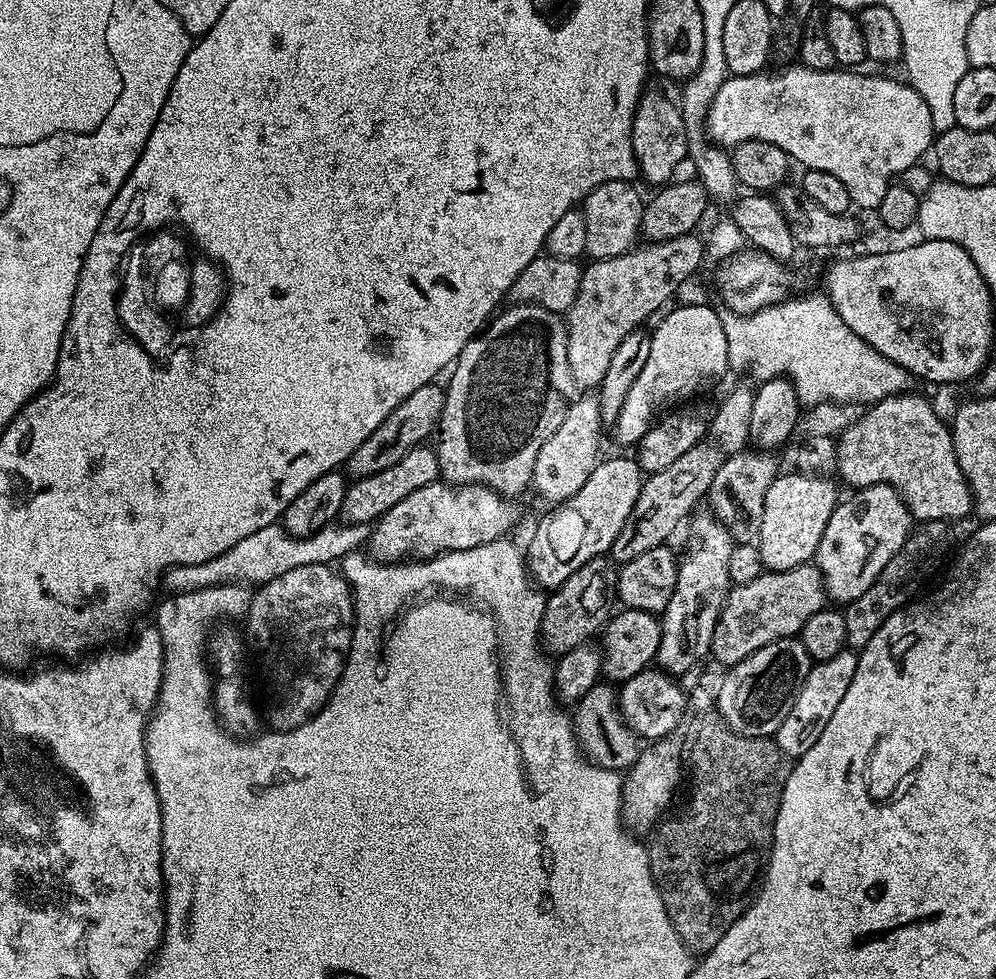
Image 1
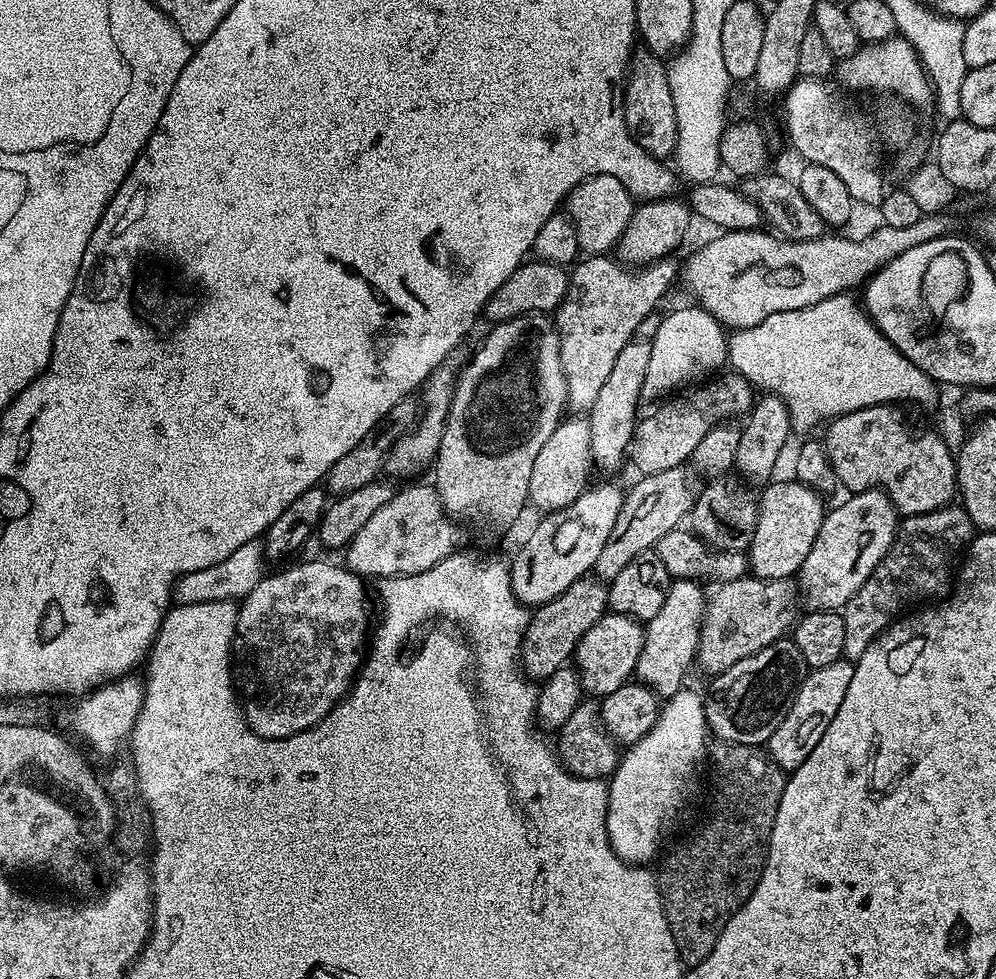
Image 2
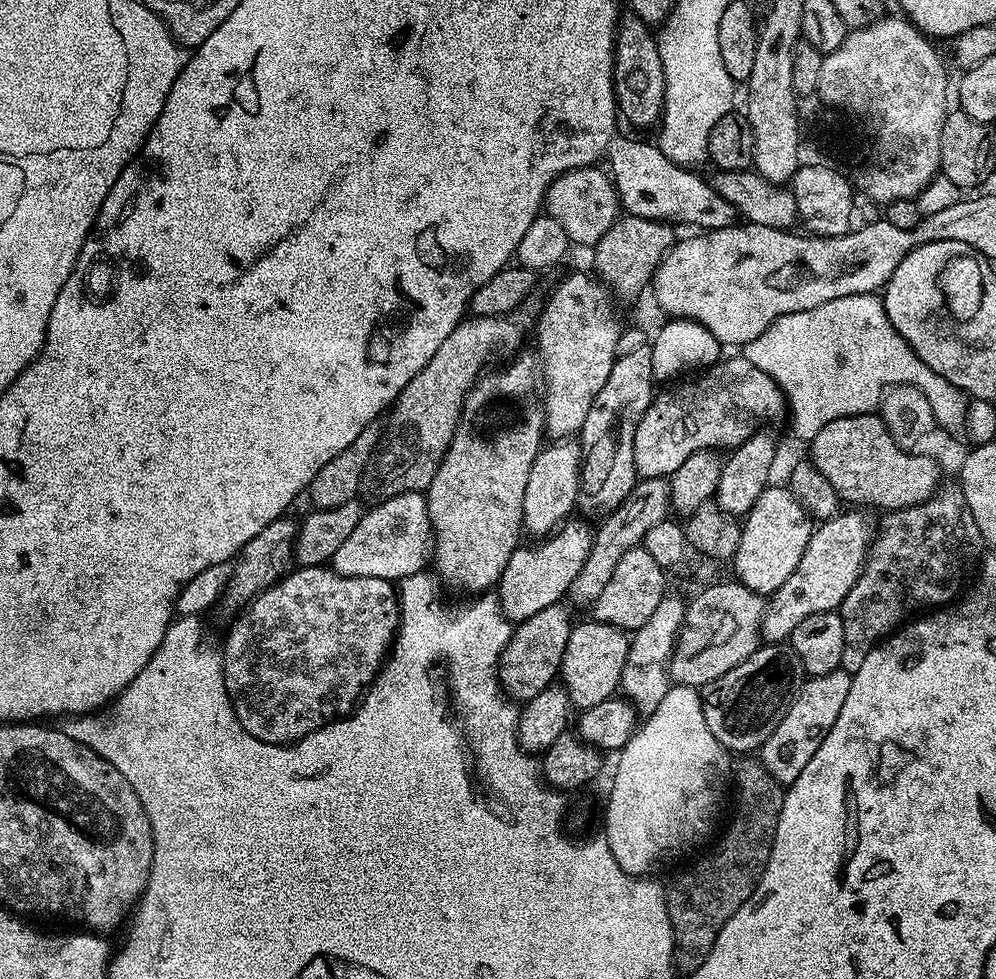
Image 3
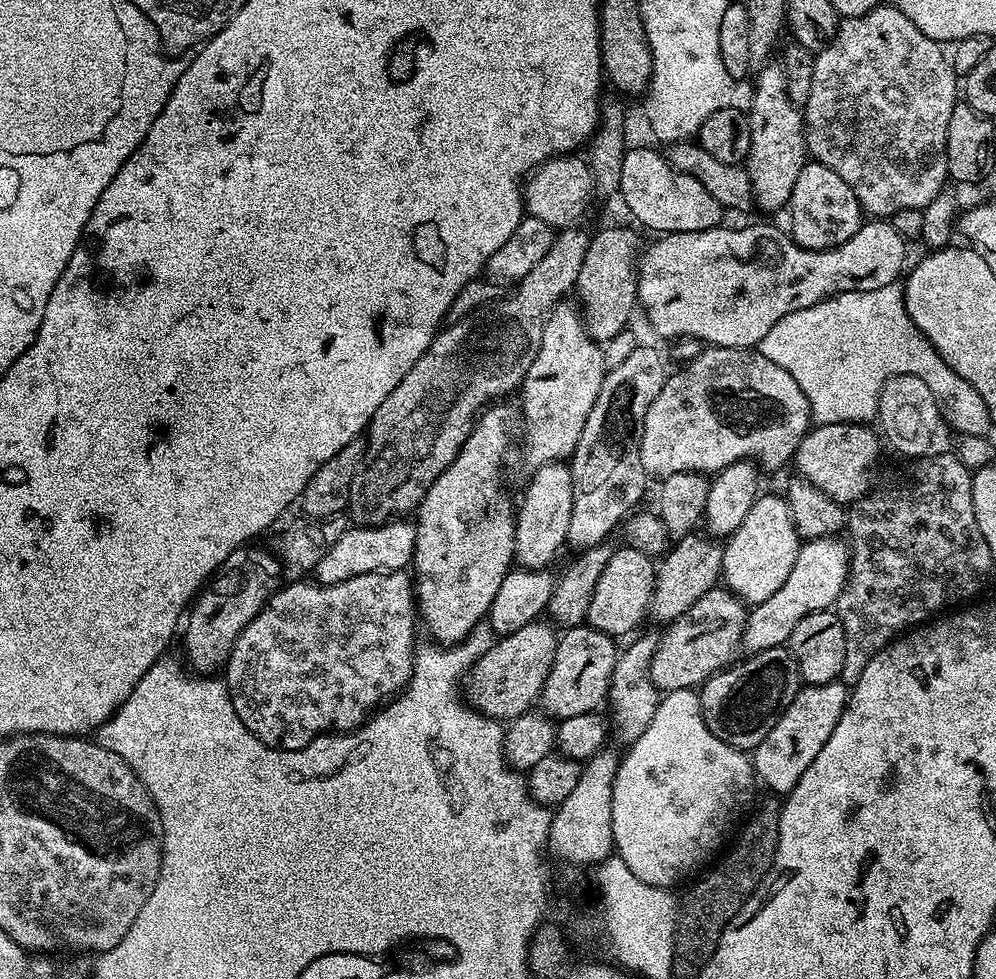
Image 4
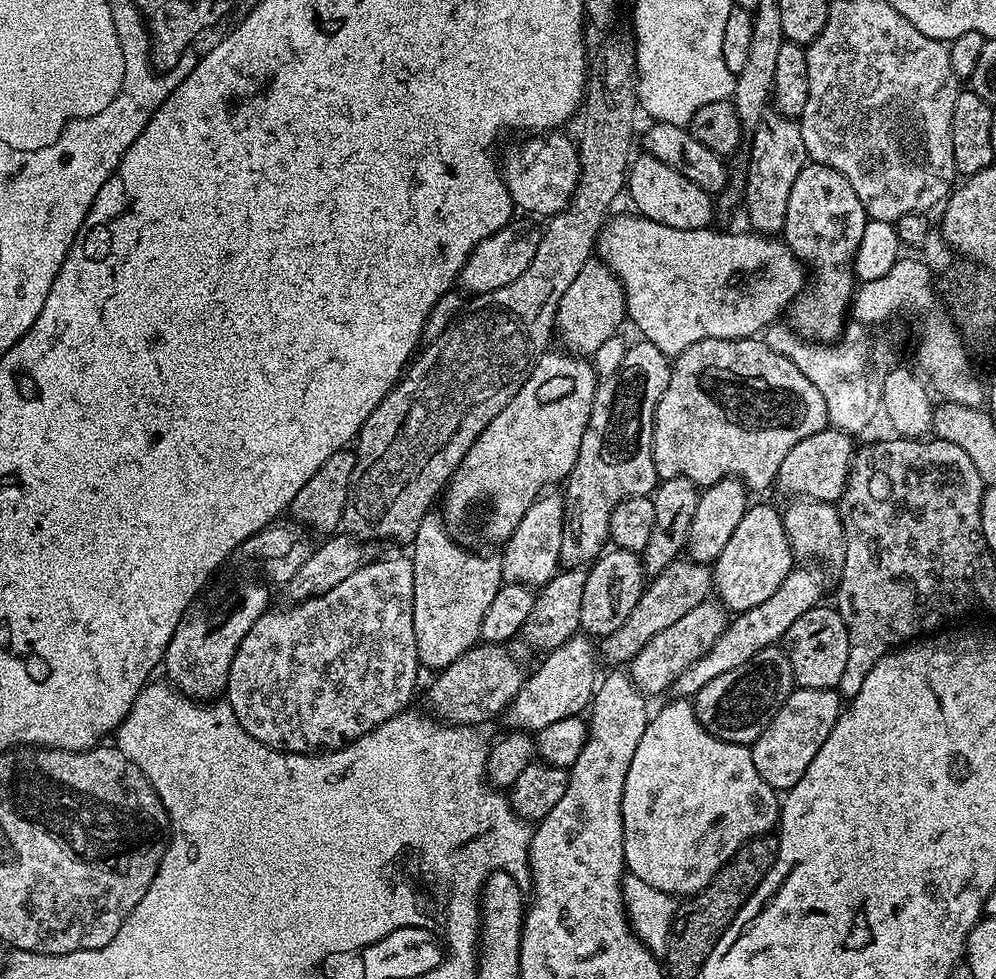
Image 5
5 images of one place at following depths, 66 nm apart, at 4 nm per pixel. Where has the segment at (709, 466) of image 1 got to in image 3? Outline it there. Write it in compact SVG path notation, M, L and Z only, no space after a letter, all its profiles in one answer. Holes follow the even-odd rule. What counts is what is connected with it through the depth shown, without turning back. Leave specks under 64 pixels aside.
M650 478L637 482L632 488L632 493L601 519L605 520L601 522L600 529L598 527L595 529L590 554L586 556L586 566L582 566L578 578L574 578L568 596L580 604L595 605L598 594L602 594L606 582L610 582L614 570L618 567L622 554L626 554L626 550L641 547L646 533L663 520L669 519L671 507L667 479Z

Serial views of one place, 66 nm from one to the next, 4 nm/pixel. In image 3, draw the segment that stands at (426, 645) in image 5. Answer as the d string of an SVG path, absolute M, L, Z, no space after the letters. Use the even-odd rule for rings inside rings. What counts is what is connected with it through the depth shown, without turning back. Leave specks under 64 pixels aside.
M519 356L501 372L489 371L473 384L464 400L464 413L460 415L454 438L426 489L434 537L431 563L434 568L436 564L435 575L464 592L472 592L468 594L495 589L502 570L506 570L506 562L510 562L510 554L521 547L526 481L530 479L530 466L534 466L534 458L546 440L544 402L541 389L536 389L538 364L528 356Z

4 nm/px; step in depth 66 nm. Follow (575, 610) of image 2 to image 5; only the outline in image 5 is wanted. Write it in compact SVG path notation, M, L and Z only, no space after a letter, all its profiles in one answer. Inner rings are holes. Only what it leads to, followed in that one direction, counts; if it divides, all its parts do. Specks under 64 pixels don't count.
M478 643L462 658L450 662L435 673L436 681L428 688L428 708L437 721L447 725L481 726L496 715L507 713L510 702L526 679L526 668L508 653L502 644Z

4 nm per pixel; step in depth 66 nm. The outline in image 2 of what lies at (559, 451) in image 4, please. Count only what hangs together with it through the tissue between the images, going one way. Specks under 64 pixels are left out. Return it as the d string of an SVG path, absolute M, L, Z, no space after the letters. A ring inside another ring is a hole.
M605 254L581 259L571 269L568 293L554 313L569 409L576 408L572 410L584 414L594 406L598 390L605 385L622 348L634 340L635 330L642 320L657 311L656 303L667 294L668 287L675 280L677 283L678 264L674 261L665 258L653 264L625 266L619 259Z

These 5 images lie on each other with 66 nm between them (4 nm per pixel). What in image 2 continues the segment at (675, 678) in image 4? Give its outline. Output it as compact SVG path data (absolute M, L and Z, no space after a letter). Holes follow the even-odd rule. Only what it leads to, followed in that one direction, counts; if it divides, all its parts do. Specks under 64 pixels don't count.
M745 574L734 582L719 585L715 590L717 592L707 597L704 606L694 659L704 672L719 674L730 670L730 666L742 662L742 658L750 658L750 654L781 639L787 633L784 631L787 628L789 631L798 619L798 588L791 579L761 580L758 576Z

